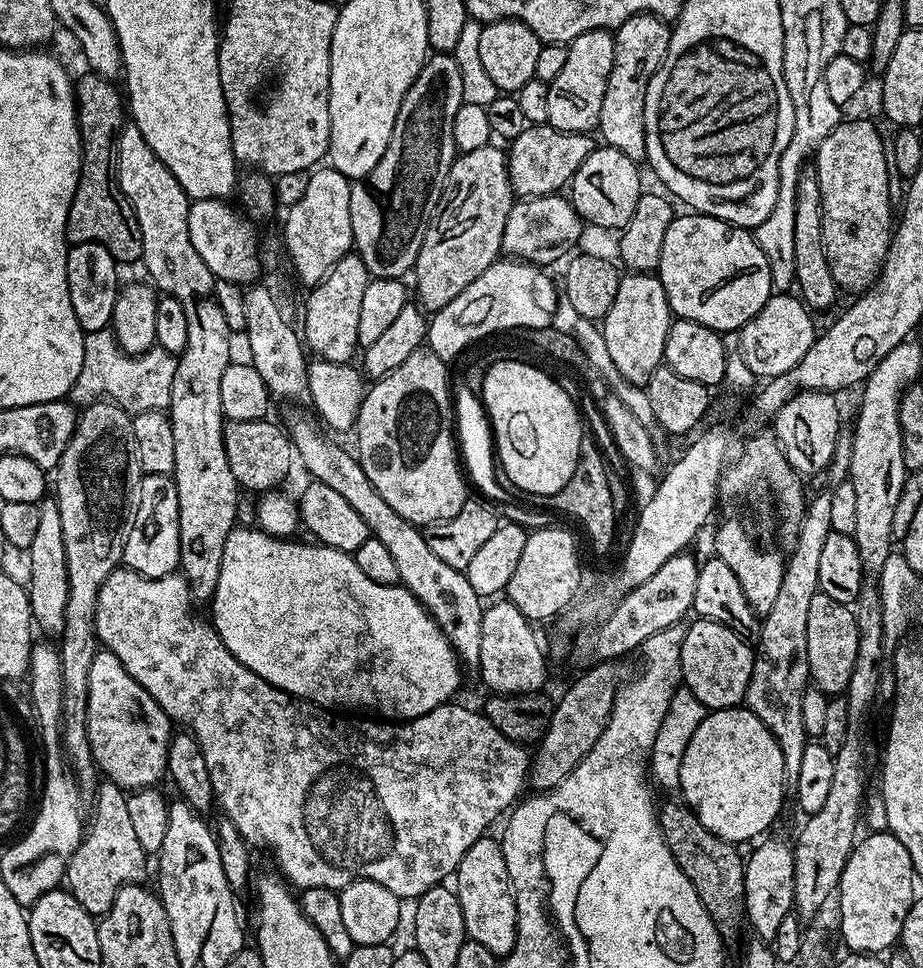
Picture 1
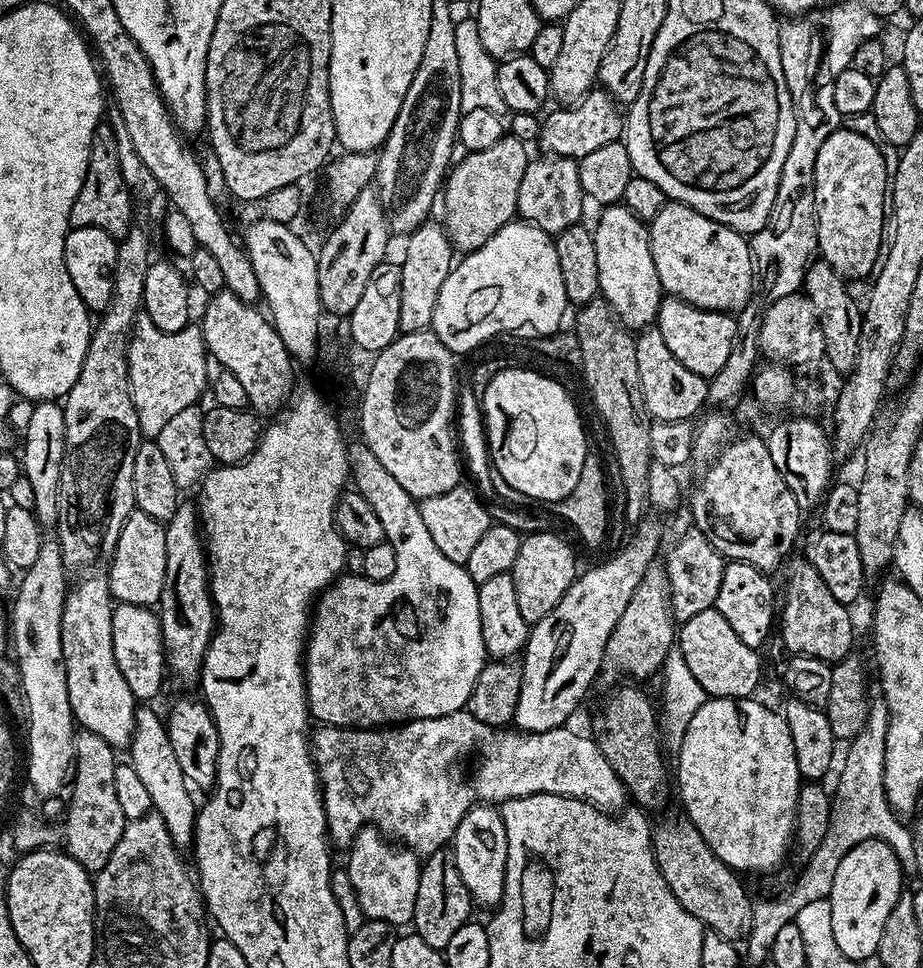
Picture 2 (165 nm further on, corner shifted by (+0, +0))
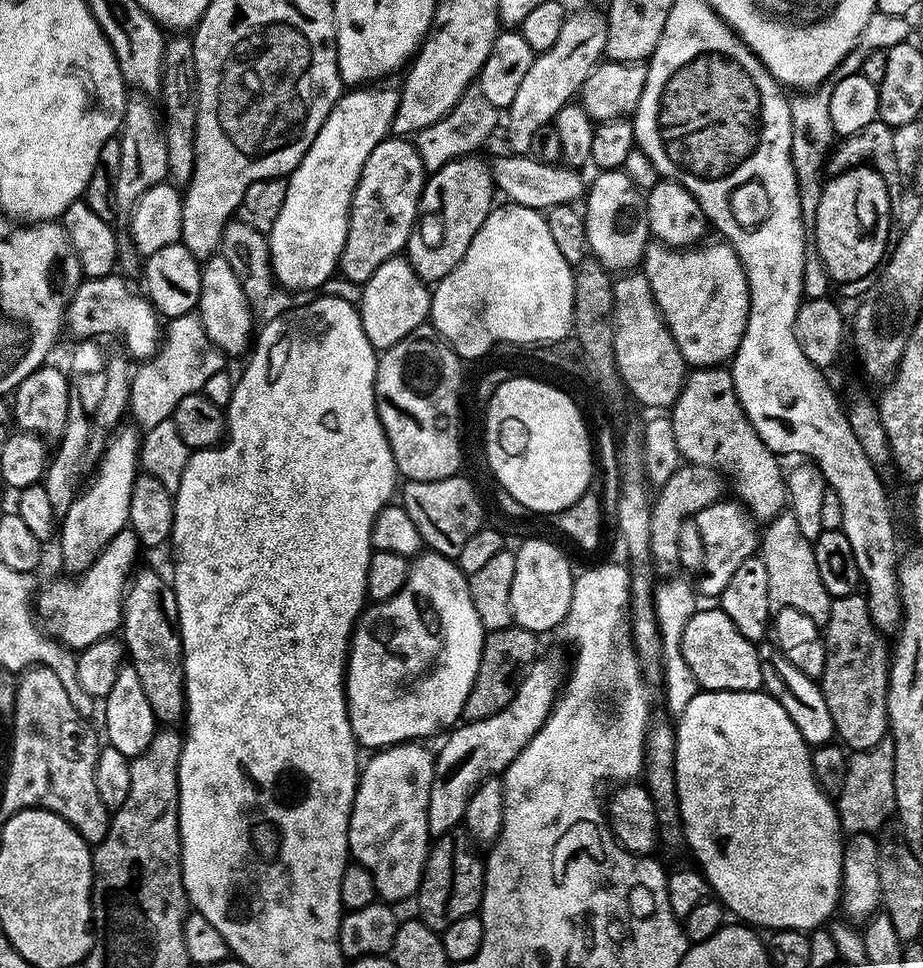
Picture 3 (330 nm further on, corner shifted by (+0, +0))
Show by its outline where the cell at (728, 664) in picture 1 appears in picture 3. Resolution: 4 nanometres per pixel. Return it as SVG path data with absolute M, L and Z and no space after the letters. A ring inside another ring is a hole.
M718 606L697 610L682 633L682 657L693 671L699 687L710 692L761 691L764 682L762 656L756 653L756 648L753 641L738 634L738 626L734 626Z

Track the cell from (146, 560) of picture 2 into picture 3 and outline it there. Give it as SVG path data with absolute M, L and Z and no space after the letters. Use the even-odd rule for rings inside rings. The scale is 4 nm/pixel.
M131 530L119 532L119 534L117 534L117 536L115 536L113 540L111 540L111 542L109 542L109 544L100 551L100 557L98 557L98 559L94 561L92 565L89 566L89 568L86 569L86 571L84 571L82 574L77 575L75 578L68 578L72 579L68 581L56 580L53 582L52 585L49 586L49 588L45 588L45 586L41 587L39 589L38 595L35 597L34 600L34 612L35 615L38 617L39 627L42 629L44 635L59 641L64 645L65 648L69 648L71 650L83 650L90 647L90 645L92 645L94 642L98 642L99 640L111 637L113 633L115 633L112 631L114 631L115 628L117 631L117 629L119 629L122 624L122 617L124 615L124 594L126 591L126 585L129 583L130 577L133 575L134 569L132 569L132 563L135 562L136 555L138 555L139 552L142 552L142 545L135 533L133 533Z

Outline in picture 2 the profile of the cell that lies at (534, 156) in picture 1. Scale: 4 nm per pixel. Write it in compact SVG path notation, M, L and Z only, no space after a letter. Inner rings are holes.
M593 90L580 103L557 109L548 117L545 115L540 125L538 144L545 148L548 156L567 156L578 162L586 158L586 154L602 150L602 146L617 143L624 135L625 117L609 92Z

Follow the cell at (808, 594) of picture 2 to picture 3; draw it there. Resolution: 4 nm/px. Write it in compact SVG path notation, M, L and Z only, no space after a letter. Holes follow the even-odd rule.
M791 510L780 512L767 521L768 528L758 540L758 555L766 562L766 575L770 582L770 606L773 613L780 614L783 608L793 608L804 616L809 616L817 626L828 623L833 597L829 596L822 577L818 575L818 562L814 558L813 541L802 534L798 518Z

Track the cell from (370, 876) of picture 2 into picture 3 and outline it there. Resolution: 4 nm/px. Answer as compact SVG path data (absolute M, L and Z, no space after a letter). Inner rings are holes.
M400 752L397 764L376 764L359 773L356 797L348 823L348 850L351 859L361 864L374 878L377 897L384 902L408 900L420 891L420 879L424 877L424 862L428 858L430 837L428 835L428 803L430 783L416 784L412 775L416 772L416 756L412 752Z

